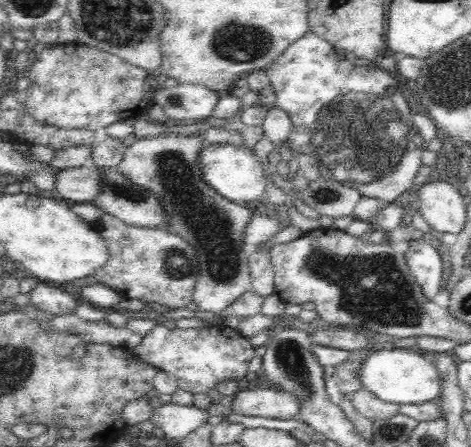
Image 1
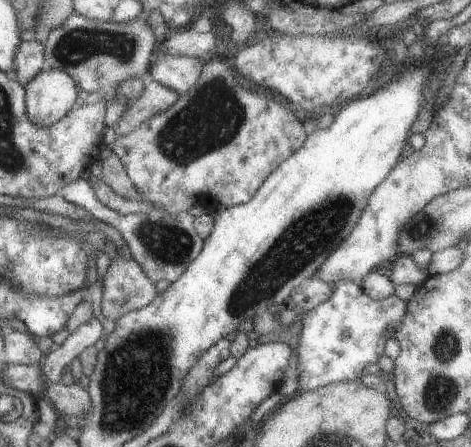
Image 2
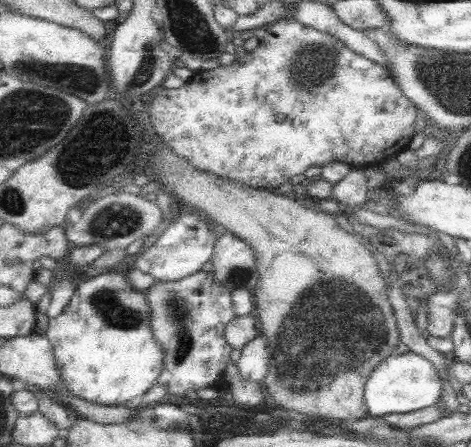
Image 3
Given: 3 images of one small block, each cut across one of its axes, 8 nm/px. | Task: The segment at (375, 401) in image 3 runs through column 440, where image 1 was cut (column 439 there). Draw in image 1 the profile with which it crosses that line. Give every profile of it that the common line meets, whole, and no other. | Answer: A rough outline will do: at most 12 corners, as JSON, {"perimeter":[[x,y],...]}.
{"perimeter":[[382,344],[362,390],[398,406],[438,402],[442,378],[418,350]]}

